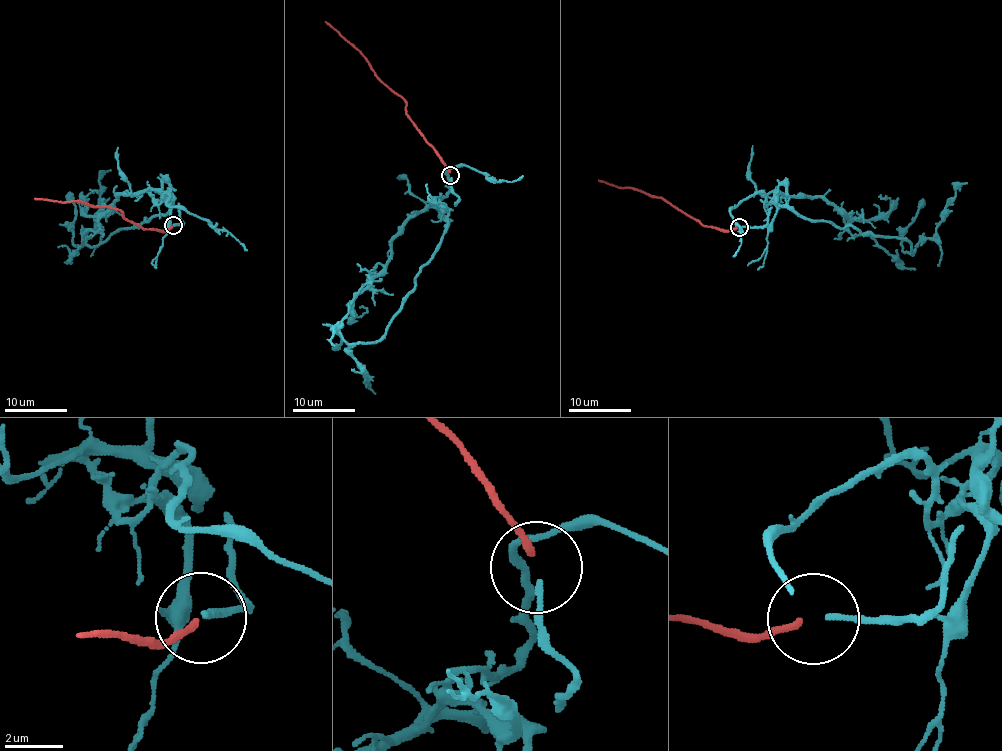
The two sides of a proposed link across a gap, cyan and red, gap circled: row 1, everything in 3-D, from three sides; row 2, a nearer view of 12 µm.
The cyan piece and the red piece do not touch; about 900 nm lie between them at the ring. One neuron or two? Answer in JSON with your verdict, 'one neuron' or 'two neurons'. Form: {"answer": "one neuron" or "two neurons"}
{"answer": "one neuron"}

